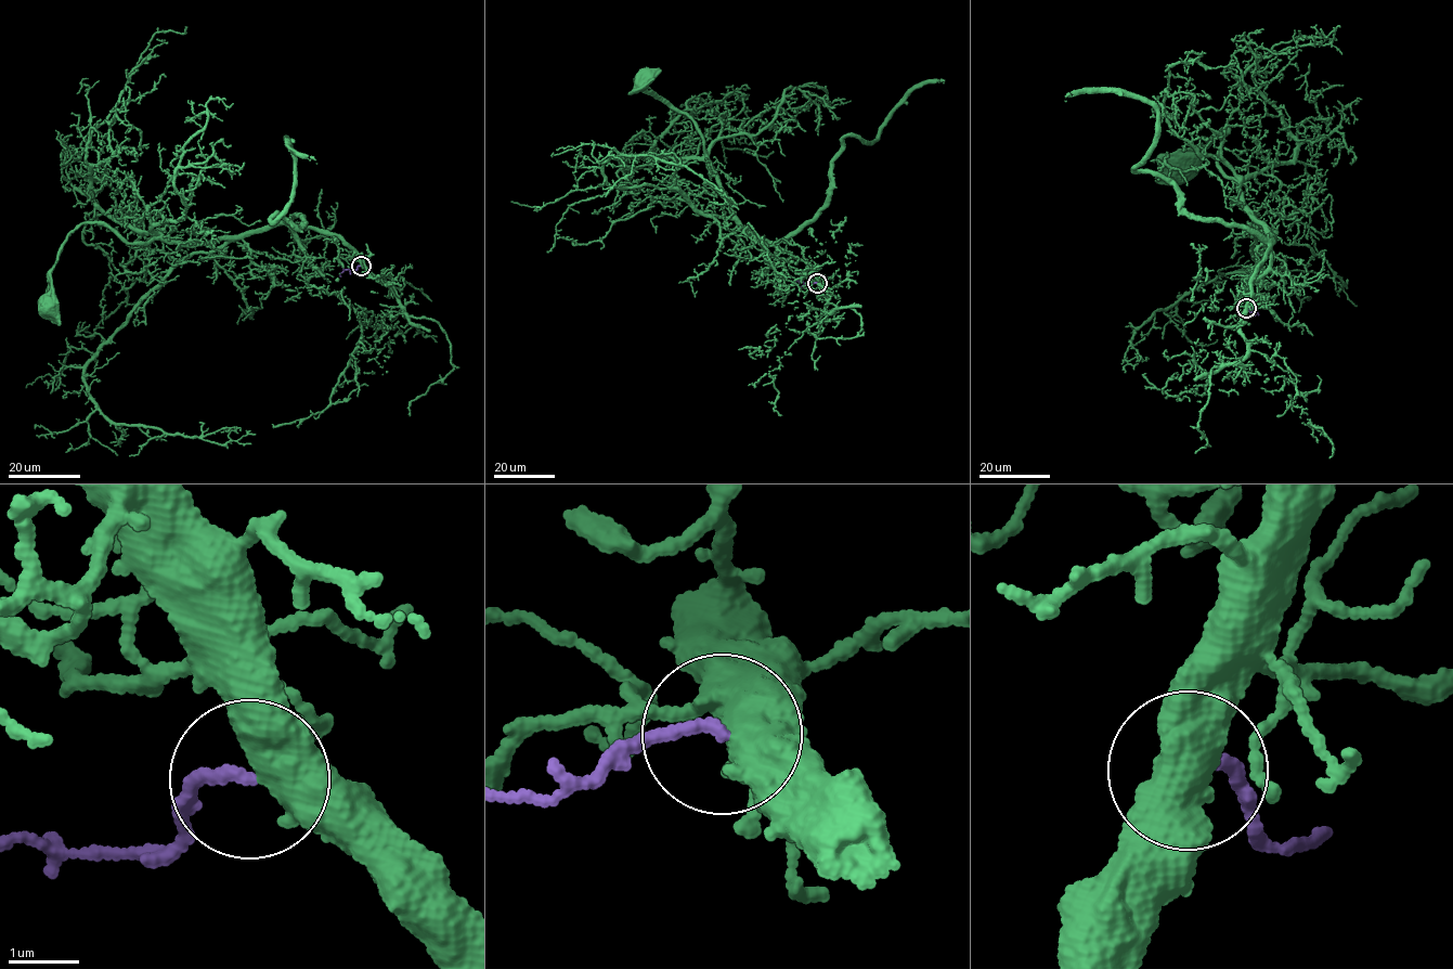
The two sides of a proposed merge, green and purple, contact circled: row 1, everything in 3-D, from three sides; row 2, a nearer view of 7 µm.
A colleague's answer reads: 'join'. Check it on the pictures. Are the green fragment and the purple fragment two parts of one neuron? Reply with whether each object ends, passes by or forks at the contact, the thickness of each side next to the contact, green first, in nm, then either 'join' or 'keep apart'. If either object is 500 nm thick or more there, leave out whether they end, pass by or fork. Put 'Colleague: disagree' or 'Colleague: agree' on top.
Colleague: agree
550/150 nm | join

